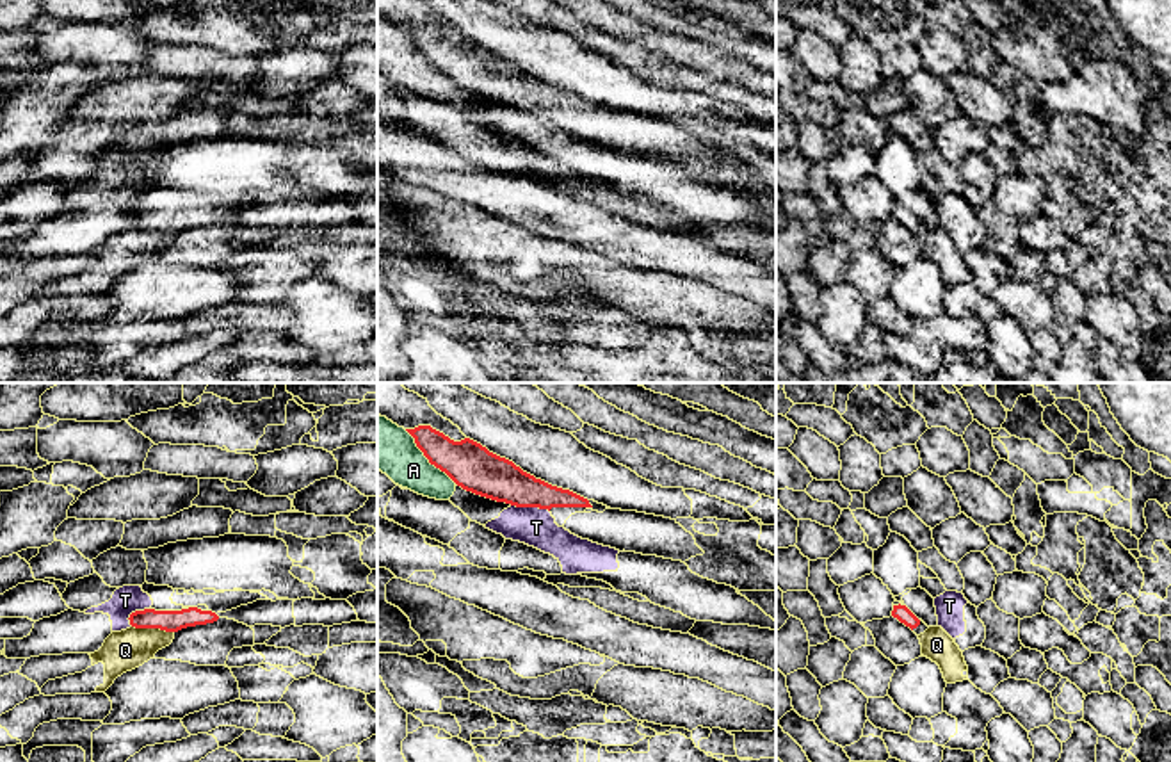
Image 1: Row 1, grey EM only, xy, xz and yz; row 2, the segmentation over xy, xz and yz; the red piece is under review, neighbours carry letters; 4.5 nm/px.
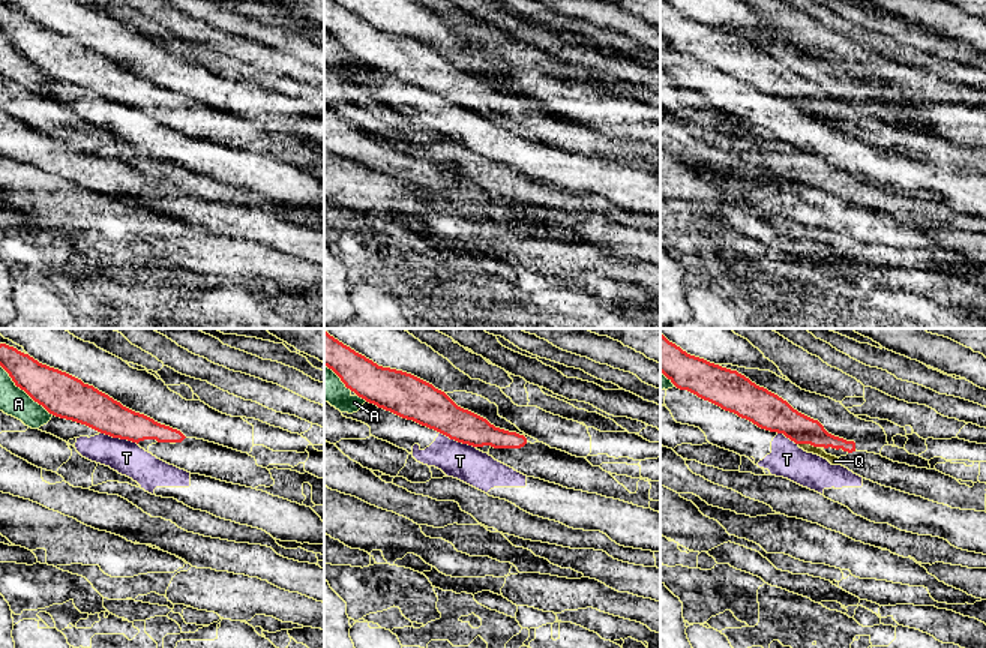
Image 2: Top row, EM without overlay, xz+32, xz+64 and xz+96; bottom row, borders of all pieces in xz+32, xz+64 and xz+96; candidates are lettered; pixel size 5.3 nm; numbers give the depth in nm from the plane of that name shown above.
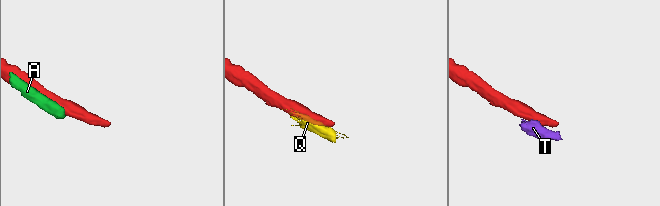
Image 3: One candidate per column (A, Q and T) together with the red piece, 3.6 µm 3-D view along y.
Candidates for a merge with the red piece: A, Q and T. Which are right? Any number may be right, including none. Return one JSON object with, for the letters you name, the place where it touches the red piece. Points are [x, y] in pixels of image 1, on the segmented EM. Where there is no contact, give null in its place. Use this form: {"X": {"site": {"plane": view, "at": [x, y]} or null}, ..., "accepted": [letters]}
{"accepted": []}

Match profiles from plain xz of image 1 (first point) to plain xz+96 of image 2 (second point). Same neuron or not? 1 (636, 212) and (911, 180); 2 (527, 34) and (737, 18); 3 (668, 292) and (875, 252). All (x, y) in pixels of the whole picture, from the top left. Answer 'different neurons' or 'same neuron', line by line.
1: different neurons
2: same neuron
3: same neuron

